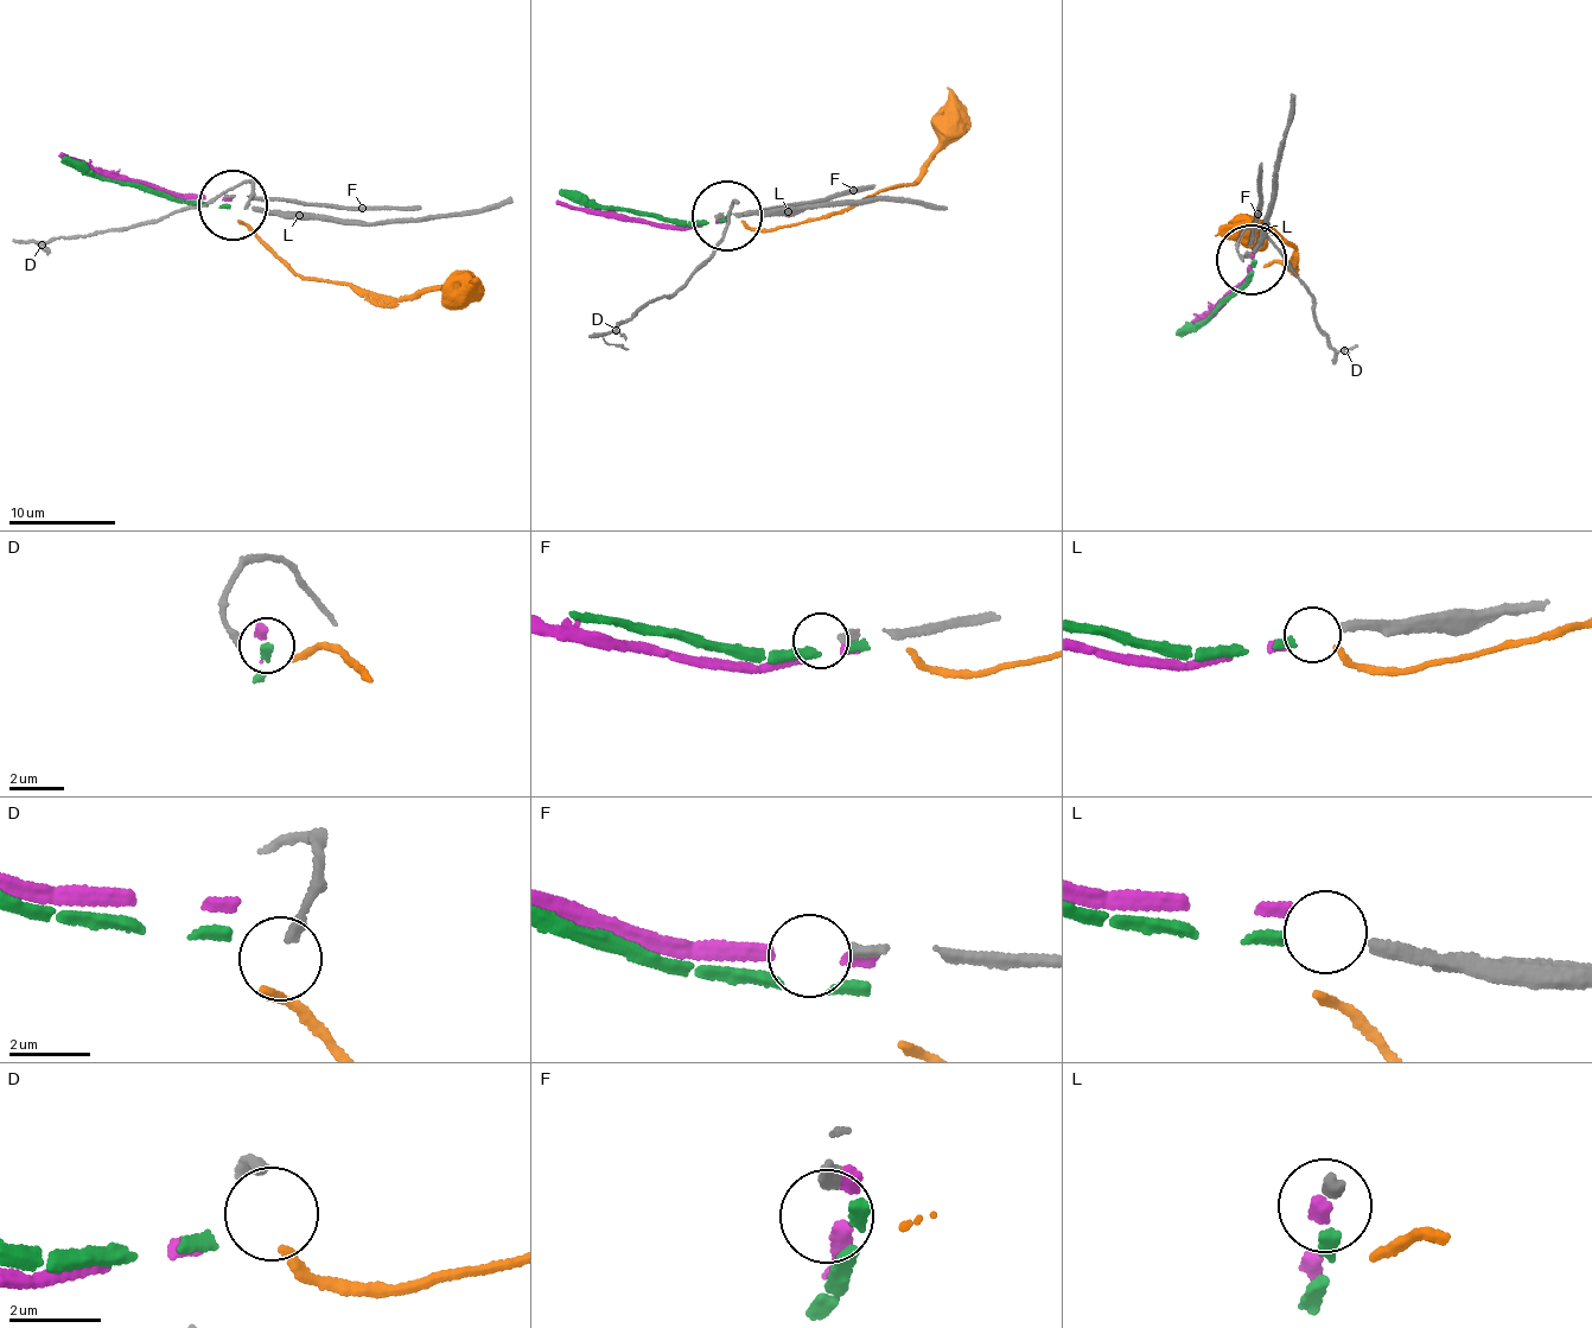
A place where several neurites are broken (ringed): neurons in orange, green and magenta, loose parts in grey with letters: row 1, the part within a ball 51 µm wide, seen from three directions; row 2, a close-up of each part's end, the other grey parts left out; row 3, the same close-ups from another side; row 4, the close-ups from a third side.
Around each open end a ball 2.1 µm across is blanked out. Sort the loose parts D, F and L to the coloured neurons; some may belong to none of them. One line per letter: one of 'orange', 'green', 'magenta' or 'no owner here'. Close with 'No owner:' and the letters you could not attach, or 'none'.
D: orange
F: no owner here
L: green
No owner: F

